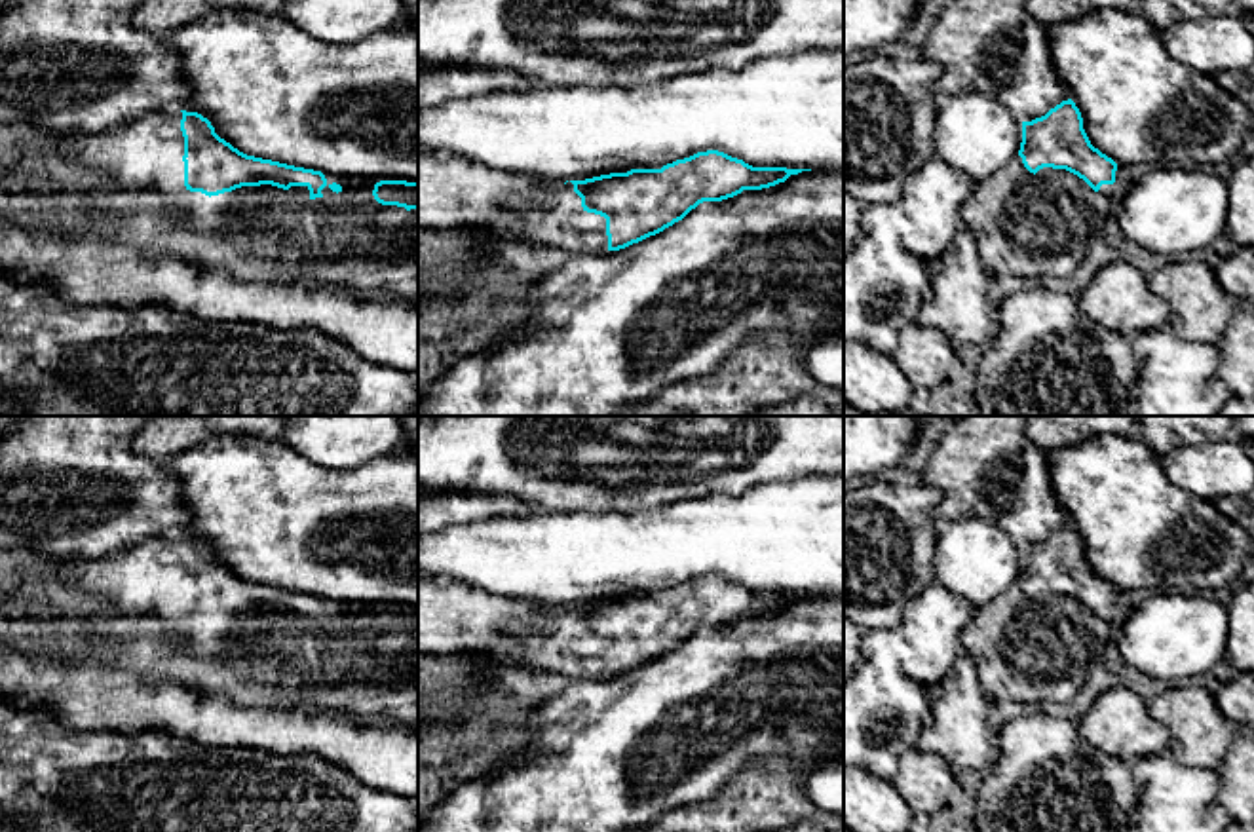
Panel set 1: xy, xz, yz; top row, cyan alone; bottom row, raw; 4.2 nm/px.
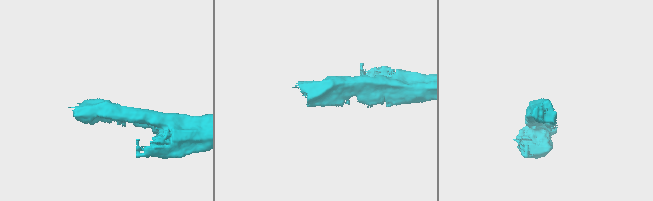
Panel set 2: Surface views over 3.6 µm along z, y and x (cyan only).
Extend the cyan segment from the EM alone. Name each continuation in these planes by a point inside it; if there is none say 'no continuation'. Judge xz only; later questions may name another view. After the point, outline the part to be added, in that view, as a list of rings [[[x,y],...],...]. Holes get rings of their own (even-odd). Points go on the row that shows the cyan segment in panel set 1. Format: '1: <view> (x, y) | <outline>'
1: xz (453, 192) | [[[418,152],[418,228],[467,230],[496,241],[549,247],[570,255],[606,255],[606,218],[587,213],[568,180],[545,180],[532,175],[498,171],[460,154]]]

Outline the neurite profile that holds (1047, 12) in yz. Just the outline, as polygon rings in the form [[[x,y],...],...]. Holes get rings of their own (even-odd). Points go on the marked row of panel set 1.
[[[1026,0],[1028,11],[1045,27],[1079,19],[1081,15],[1113,8],[1138,11],[1142,0]]]

